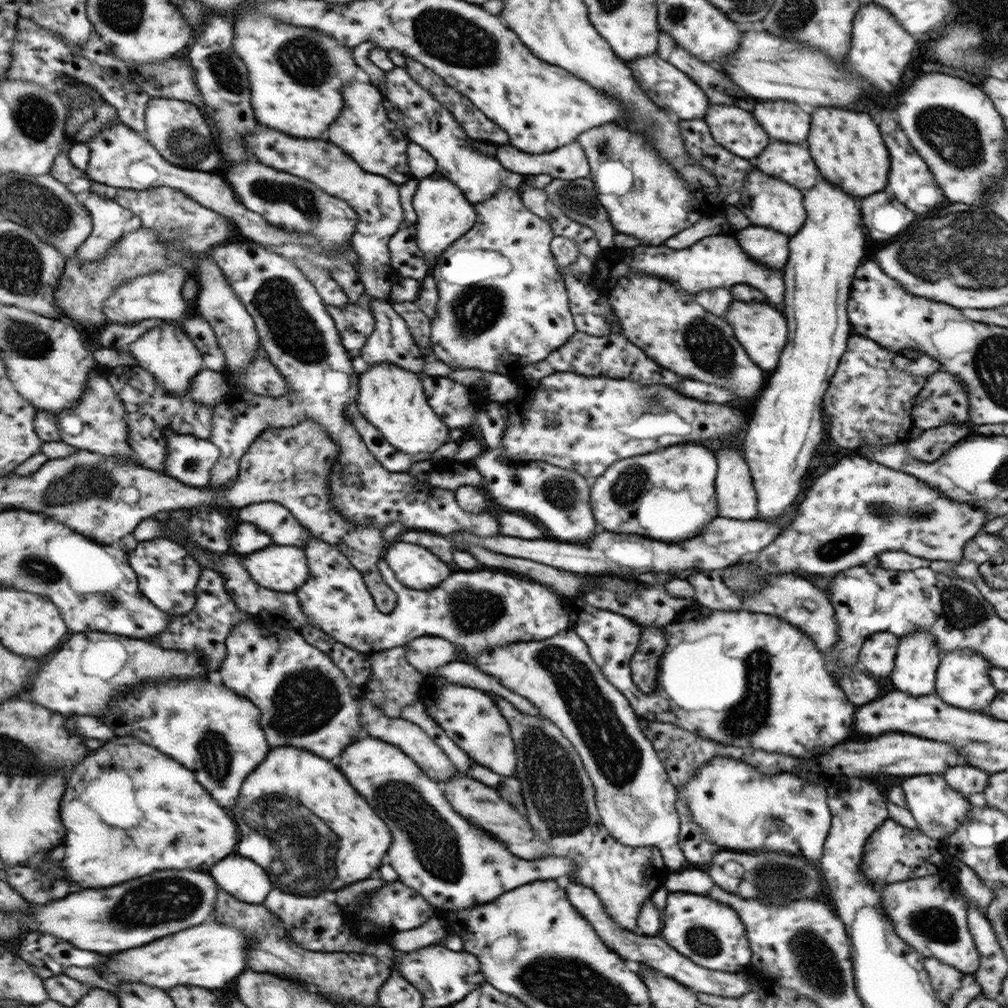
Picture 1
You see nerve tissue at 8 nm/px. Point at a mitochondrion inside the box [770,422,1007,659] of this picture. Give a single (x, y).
(961, 608)

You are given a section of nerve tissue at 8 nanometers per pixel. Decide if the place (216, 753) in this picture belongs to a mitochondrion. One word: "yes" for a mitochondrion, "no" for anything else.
yes

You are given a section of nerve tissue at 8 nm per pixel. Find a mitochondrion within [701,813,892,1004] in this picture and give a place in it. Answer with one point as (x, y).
(814, 960)

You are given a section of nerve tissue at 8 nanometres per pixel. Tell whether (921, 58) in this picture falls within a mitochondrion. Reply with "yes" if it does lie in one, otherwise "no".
no

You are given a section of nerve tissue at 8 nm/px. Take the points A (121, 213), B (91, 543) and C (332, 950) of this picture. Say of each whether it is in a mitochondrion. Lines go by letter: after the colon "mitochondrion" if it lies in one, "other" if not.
A: other
B: other
C: other

